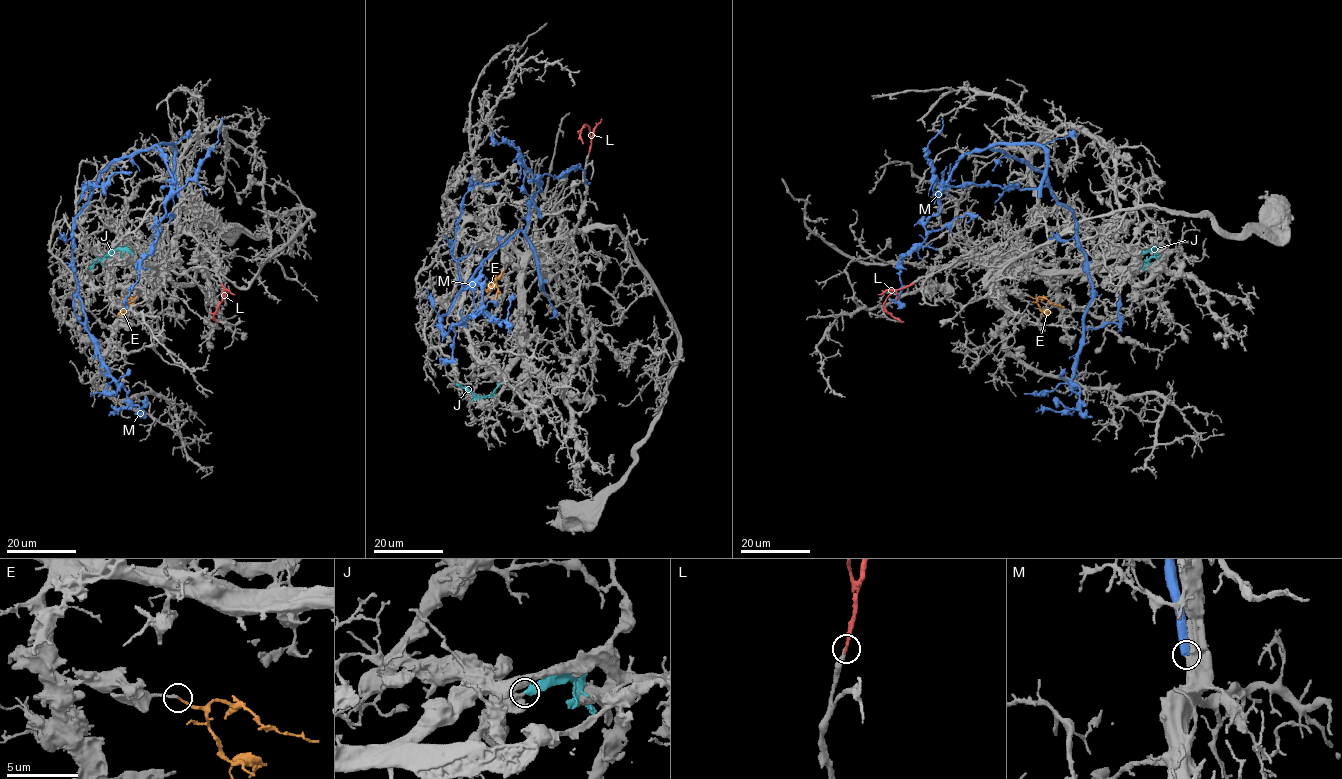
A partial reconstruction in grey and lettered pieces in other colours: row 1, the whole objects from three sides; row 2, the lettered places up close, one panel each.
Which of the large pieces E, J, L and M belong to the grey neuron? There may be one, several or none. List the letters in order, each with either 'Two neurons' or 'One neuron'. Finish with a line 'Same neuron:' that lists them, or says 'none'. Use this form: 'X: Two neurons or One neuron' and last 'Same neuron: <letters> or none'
E: One neuron
J: Two neurons
L: One neuron
M: Two neurons
Same neuron: E, L

